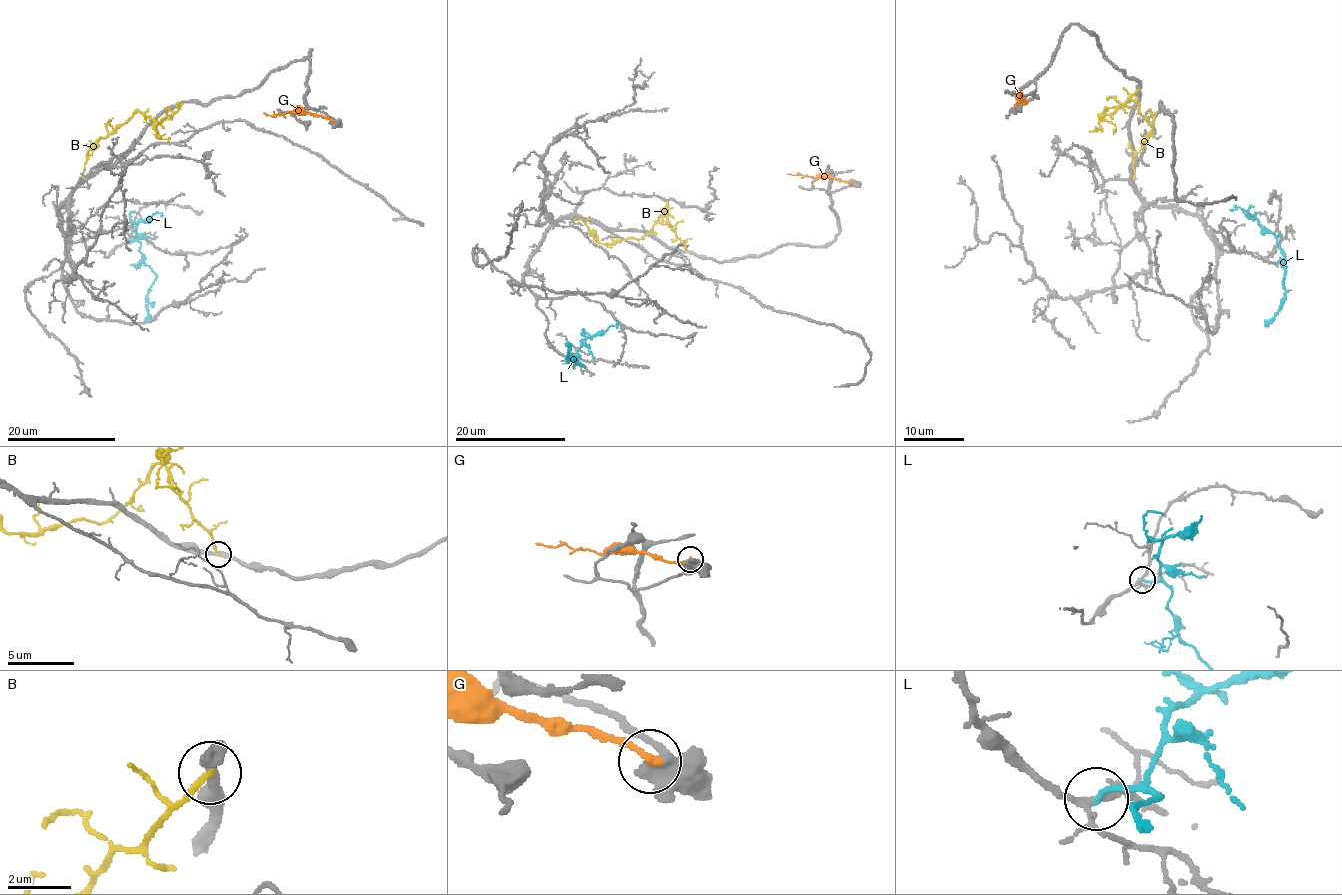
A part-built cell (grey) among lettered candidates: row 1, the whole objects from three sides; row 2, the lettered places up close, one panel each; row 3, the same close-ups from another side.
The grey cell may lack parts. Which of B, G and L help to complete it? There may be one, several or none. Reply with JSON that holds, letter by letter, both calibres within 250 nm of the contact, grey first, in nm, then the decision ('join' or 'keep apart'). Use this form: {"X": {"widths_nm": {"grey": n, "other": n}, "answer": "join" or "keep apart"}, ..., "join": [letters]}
{"B": {"widths_nm": {"grey": 360, "other": 200}, "answer": "keep apart"}, "G": {"widths_nm": {"grey": 440, "other": 200}, "answer": "keep apart"}, "L": {"widths_nm": {"grey": 180, "other": 190}, "answer": "keep apart"}, "join": []}

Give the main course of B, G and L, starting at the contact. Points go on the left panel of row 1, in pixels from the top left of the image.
B: (181, 104), (158, 124), (134, 111), (127, 121), (97, 141), (95, 148), (87, 157), (84, 178)
G: (331, 121), (309, 112), (288, 111), (269, 115), (263, 112)
L: (129, 240), (141, 245), (139, 252), (145, 263), (156, 275), (147, 294), (148, 321)

